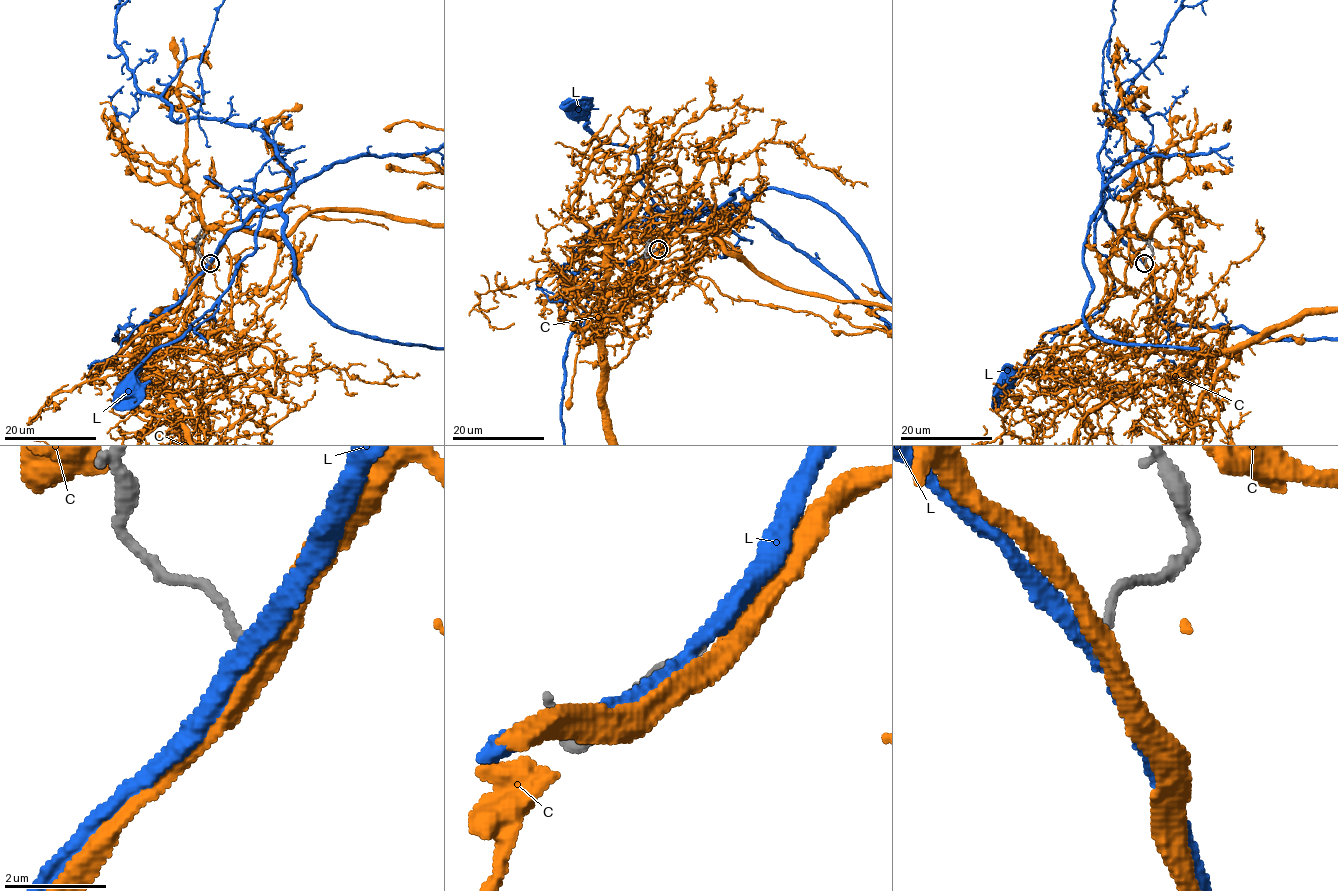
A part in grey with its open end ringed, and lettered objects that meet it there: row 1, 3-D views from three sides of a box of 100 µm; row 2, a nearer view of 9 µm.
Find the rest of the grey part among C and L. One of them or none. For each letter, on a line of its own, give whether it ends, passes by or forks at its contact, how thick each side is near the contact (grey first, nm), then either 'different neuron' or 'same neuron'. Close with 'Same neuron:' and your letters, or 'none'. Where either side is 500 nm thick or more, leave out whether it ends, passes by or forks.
C: it passes by | 170/440 nm | different neuron
L: it passes by | 170/320 nm | different neuron
Same neuron: none

